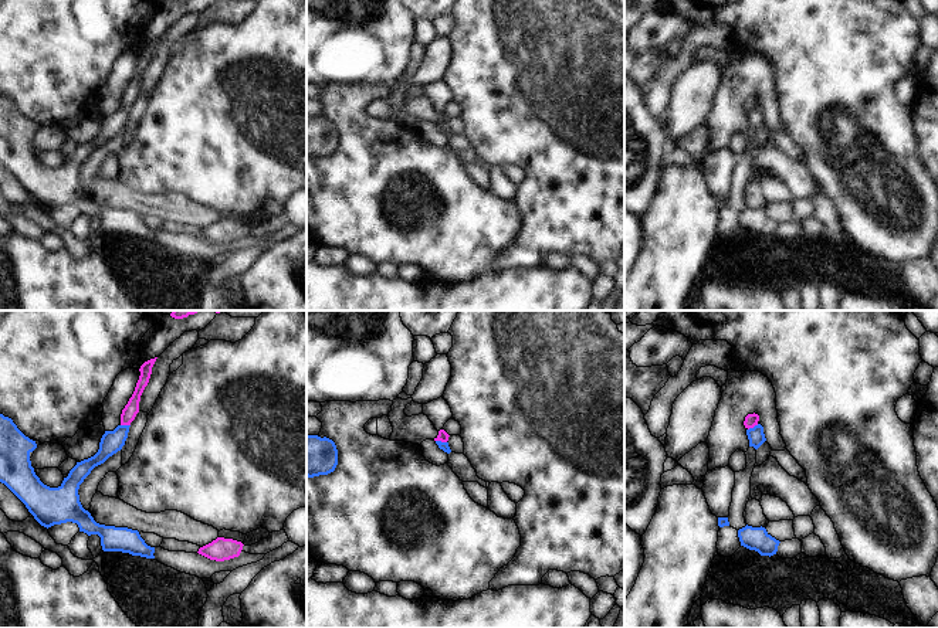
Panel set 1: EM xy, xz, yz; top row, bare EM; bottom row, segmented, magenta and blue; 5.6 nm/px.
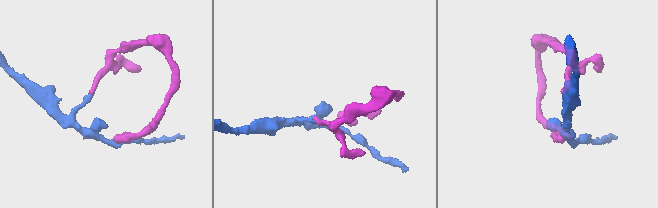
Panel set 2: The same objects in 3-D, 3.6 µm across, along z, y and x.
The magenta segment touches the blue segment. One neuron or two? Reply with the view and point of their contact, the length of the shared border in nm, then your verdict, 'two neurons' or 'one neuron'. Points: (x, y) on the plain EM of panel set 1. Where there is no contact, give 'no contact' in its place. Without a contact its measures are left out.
yz (752, 109) | 70 nm | two neurons

